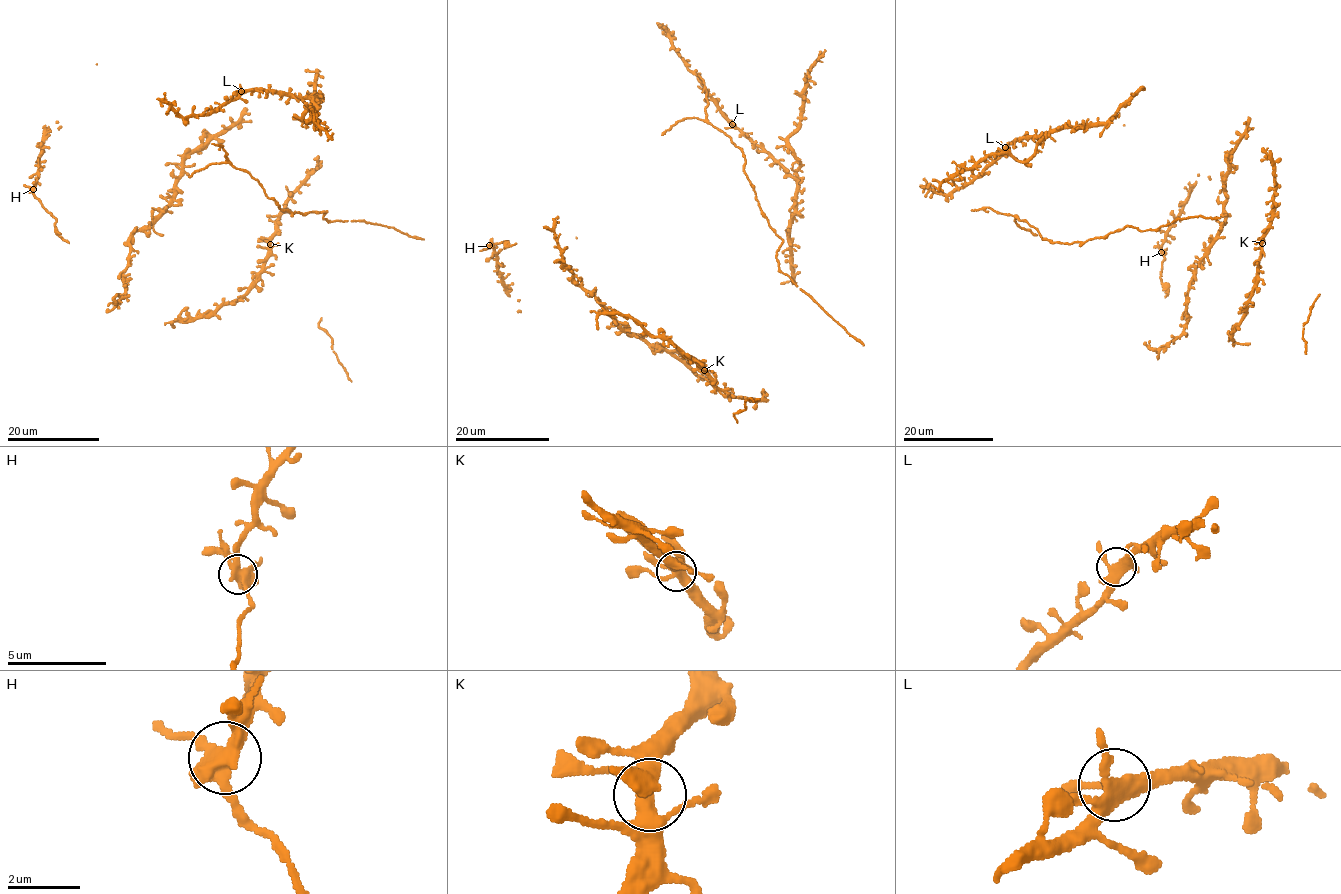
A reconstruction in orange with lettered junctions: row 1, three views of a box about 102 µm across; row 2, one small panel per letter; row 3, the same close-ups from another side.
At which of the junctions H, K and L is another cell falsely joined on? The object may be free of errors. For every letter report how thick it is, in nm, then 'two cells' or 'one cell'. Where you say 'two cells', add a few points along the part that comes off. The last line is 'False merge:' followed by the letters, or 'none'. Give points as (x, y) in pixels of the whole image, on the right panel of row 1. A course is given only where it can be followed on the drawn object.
H: calibre 400 nm; two cells; course (1162, 252), (1164, 259), (1161, 278), (1167, 293), (1164, 297)
K: calibre 360 nm; one cell
L: calibre 360 nm; one cell
False merge: H

